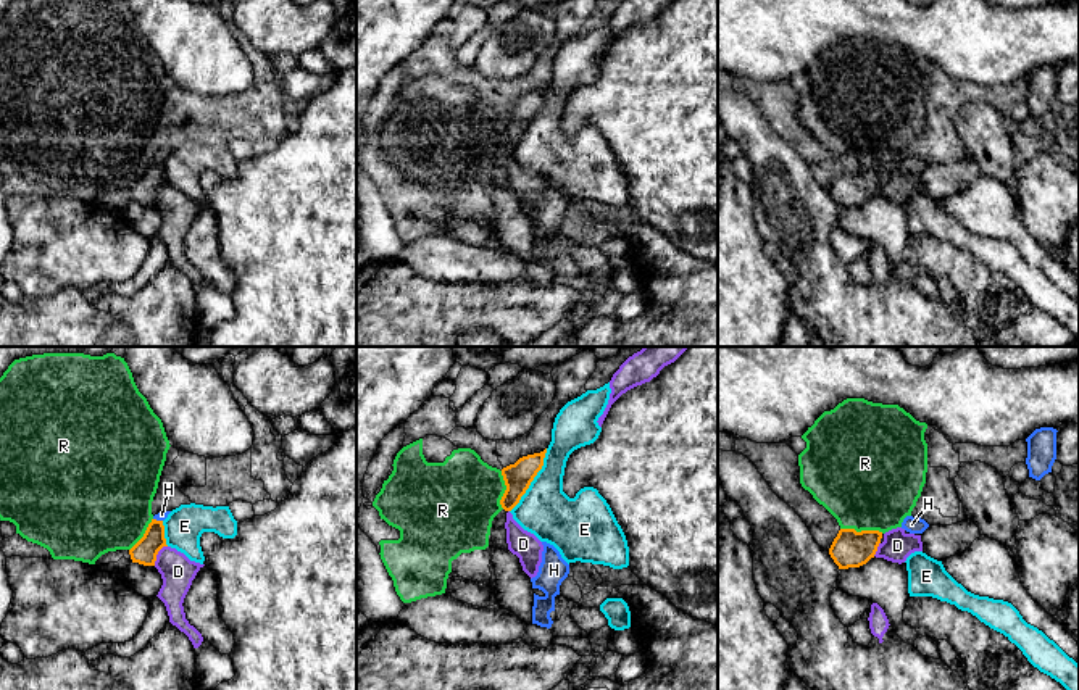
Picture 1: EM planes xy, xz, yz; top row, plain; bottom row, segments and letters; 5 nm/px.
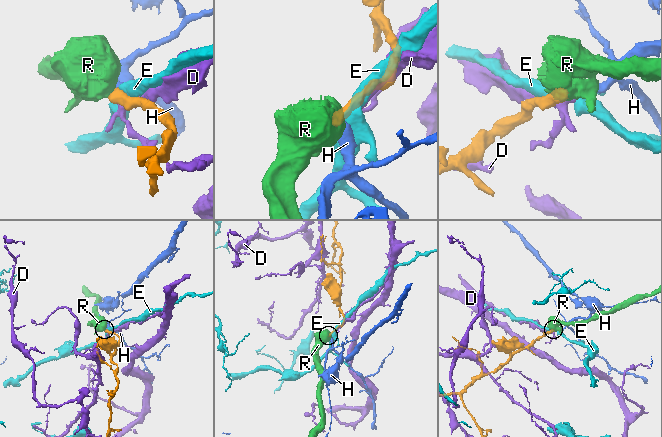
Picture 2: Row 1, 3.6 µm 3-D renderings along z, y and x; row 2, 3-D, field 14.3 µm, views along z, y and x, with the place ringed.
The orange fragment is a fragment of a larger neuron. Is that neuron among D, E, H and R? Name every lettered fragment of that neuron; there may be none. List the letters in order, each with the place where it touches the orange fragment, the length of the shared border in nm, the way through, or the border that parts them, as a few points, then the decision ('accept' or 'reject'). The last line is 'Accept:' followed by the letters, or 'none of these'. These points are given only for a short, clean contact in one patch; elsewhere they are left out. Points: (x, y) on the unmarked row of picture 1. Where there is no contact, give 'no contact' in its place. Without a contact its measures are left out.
D: meets orange in xy at (157, 192); contact 120 nm long; reject
E: meets orange in xz at (533, 118); contact 380 nm long; reject
H: meets orange in xy at (158, 160); contact 50 nm long; runs through xy (144, 191), (154, 179), (158, 160), (162, 153); accept
R: meets orange in yz at (862, 170); contact 220 nm long; border along yz (841, 166), (883, 171); reject
Accept: H

